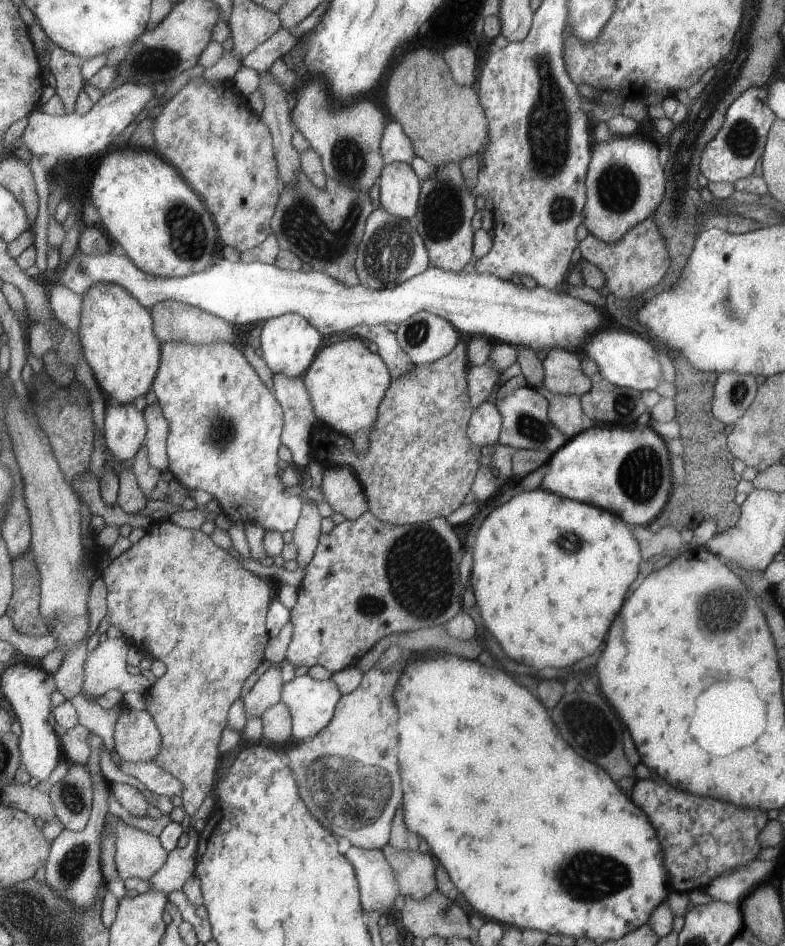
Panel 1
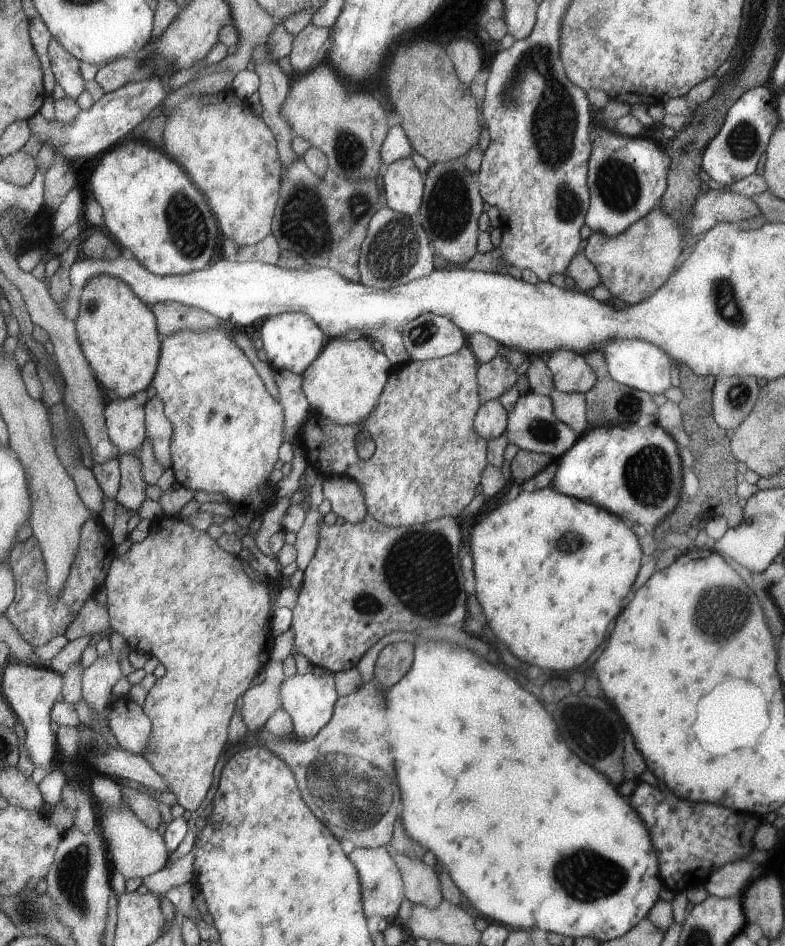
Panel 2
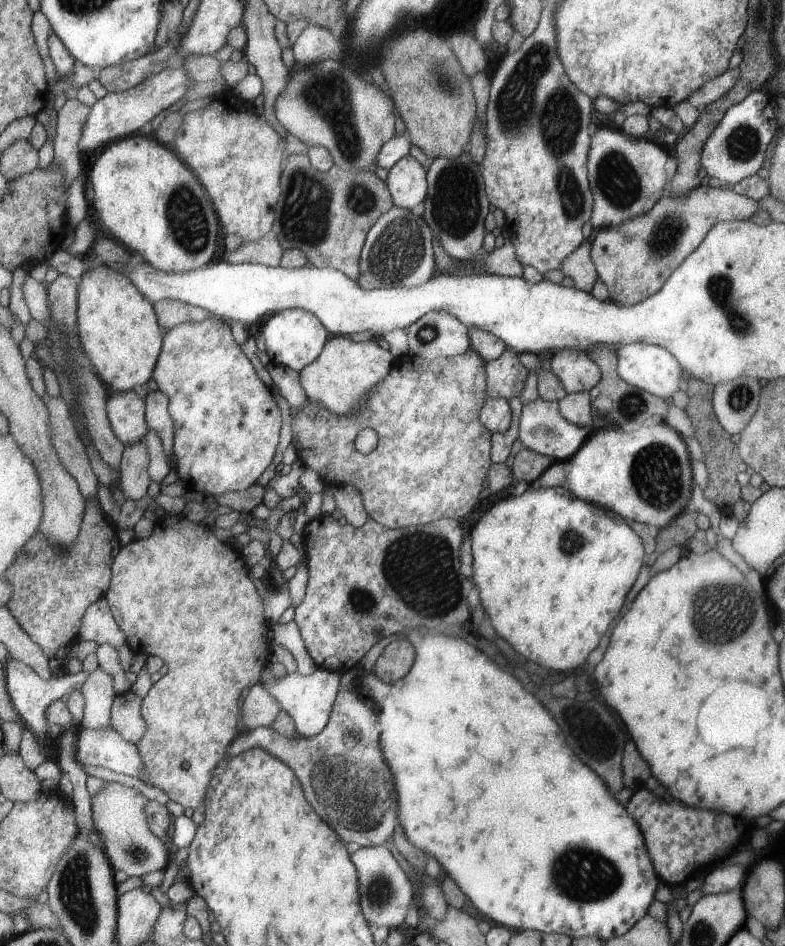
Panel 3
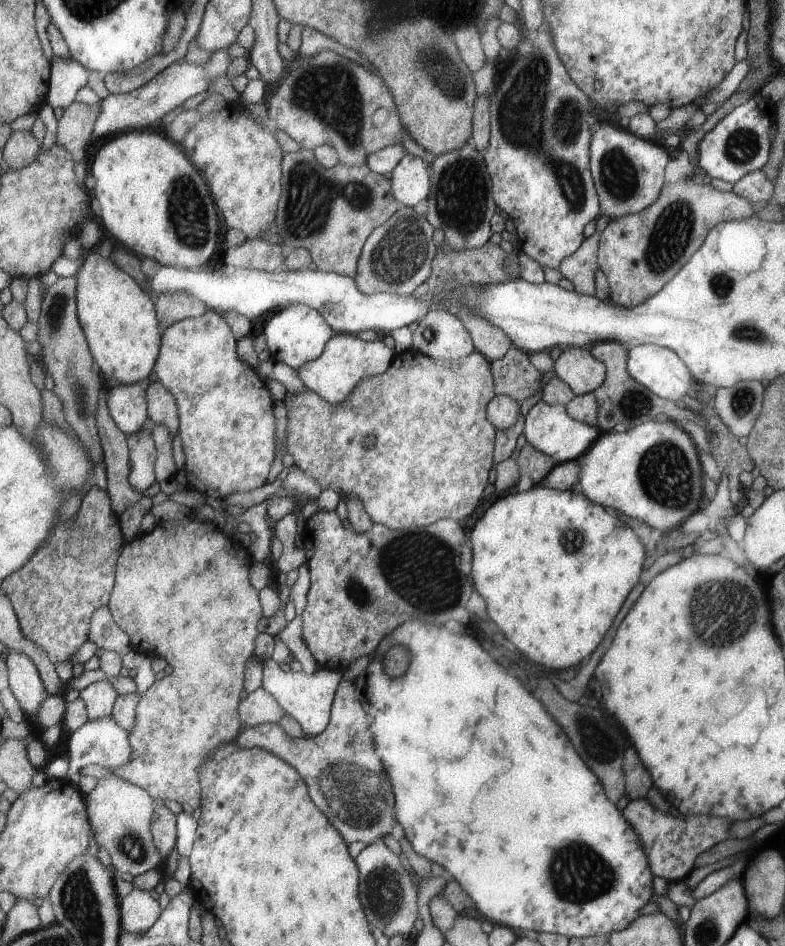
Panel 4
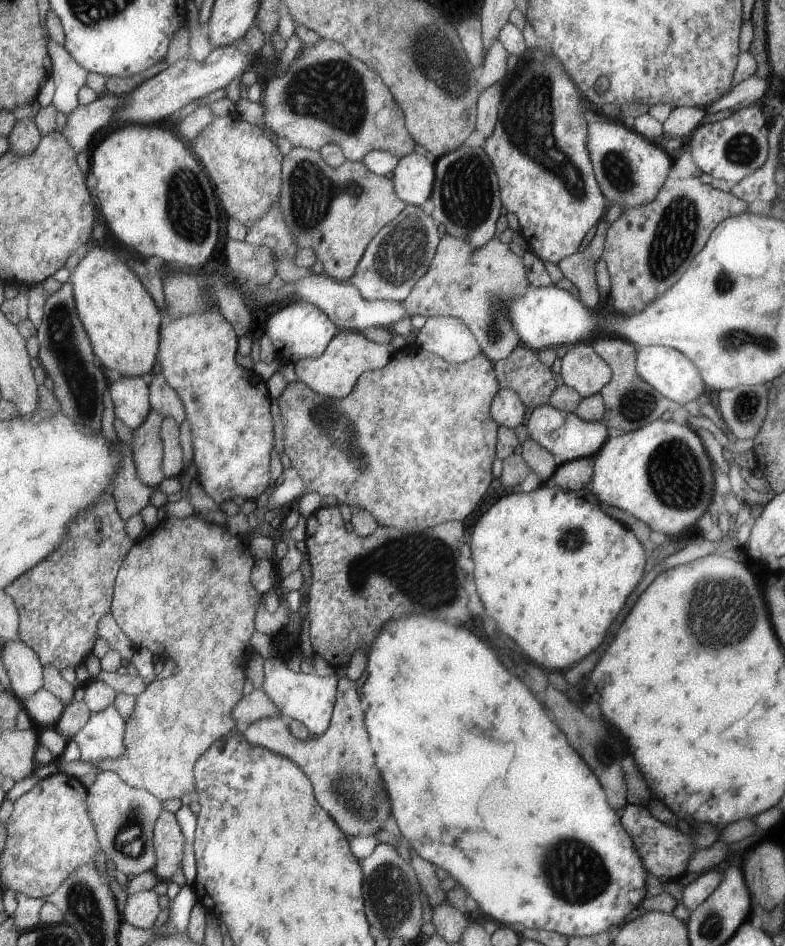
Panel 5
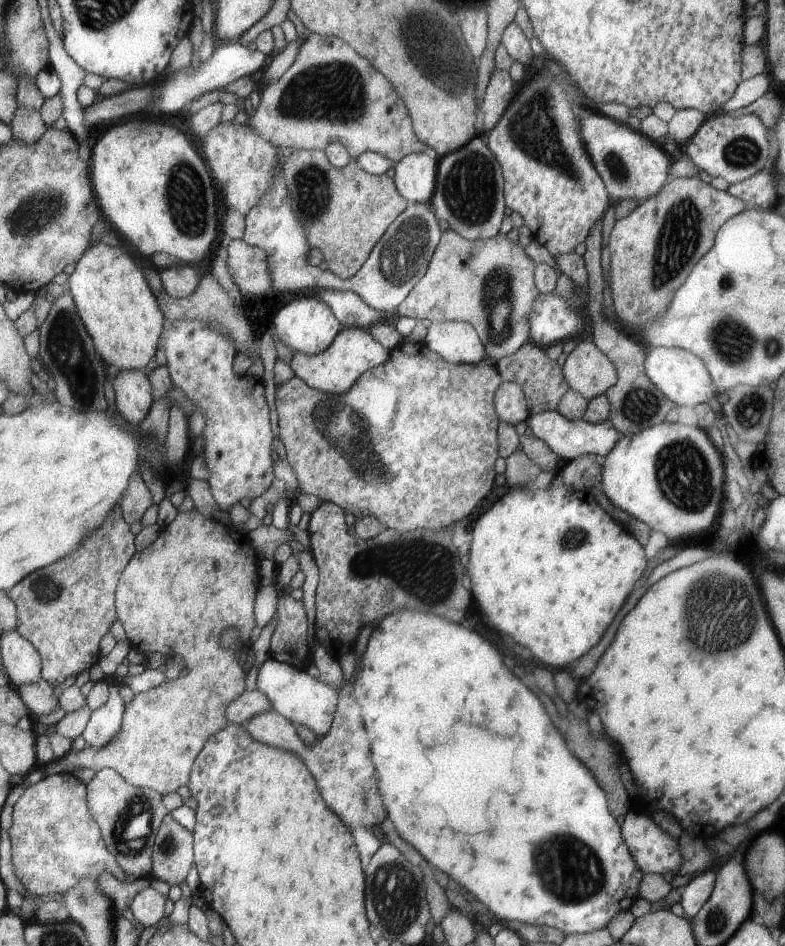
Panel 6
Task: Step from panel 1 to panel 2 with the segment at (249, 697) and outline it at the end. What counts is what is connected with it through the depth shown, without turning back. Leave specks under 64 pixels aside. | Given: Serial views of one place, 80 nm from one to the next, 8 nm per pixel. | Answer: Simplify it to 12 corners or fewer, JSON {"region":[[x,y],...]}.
{"region":[[271,659],[264,681],[242,696],[247,728],[263,730],[283,709],[283,662]]}

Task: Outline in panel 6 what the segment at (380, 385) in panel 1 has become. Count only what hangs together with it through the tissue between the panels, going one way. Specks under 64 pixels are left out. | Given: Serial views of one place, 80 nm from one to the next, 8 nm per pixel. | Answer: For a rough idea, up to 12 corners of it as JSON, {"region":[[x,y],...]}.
{"region":[[367,328],[338,332],[323,352],[295,352],[291,368],[308,385],[342,395],[383,364]]}

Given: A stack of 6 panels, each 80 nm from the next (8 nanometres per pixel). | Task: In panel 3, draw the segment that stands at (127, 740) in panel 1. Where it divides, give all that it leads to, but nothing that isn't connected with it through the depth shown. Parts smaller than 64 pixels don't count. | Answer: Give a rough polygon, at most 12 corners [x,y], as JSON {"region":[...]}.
{"region":[[116,696],[112,725],[133,744],[147,732],[143,698]]}

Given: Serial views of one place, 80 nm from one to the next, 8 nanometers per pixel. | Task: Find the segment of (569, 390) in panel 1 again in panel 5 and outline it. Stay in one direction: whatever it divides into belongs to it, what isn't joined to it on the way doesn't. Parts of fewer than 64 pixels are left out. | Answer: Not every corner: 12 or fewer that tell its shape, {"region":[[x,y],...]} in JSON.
{"region":[[590,342],[573,343],[558,380],[581,399],[601,391],[613,374]]}

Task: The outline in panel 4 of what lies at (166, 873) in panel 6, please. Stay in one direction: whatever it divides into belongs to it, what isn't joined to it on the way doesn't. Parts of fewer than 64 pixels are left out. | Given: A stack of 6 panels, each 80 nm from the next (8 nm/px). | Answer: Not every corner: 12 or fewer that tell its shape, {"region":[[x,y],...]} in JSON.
{"region":[[158,801],[152,820],[166,859],[178,848],[178,815]]}

